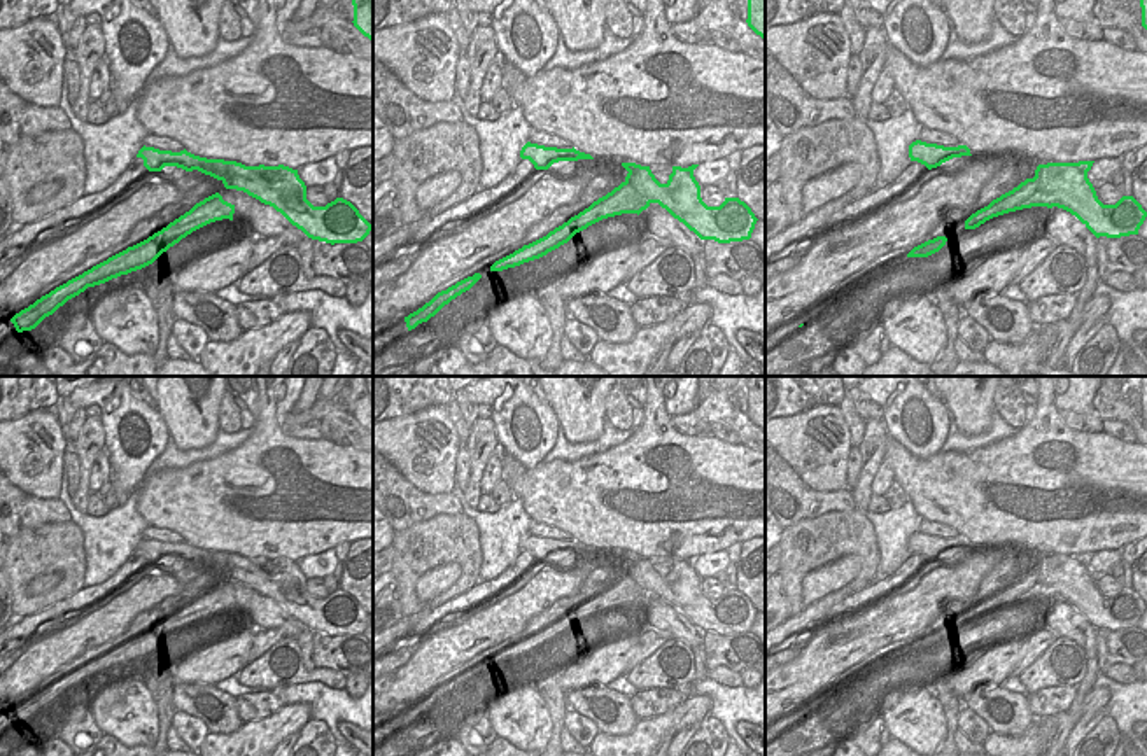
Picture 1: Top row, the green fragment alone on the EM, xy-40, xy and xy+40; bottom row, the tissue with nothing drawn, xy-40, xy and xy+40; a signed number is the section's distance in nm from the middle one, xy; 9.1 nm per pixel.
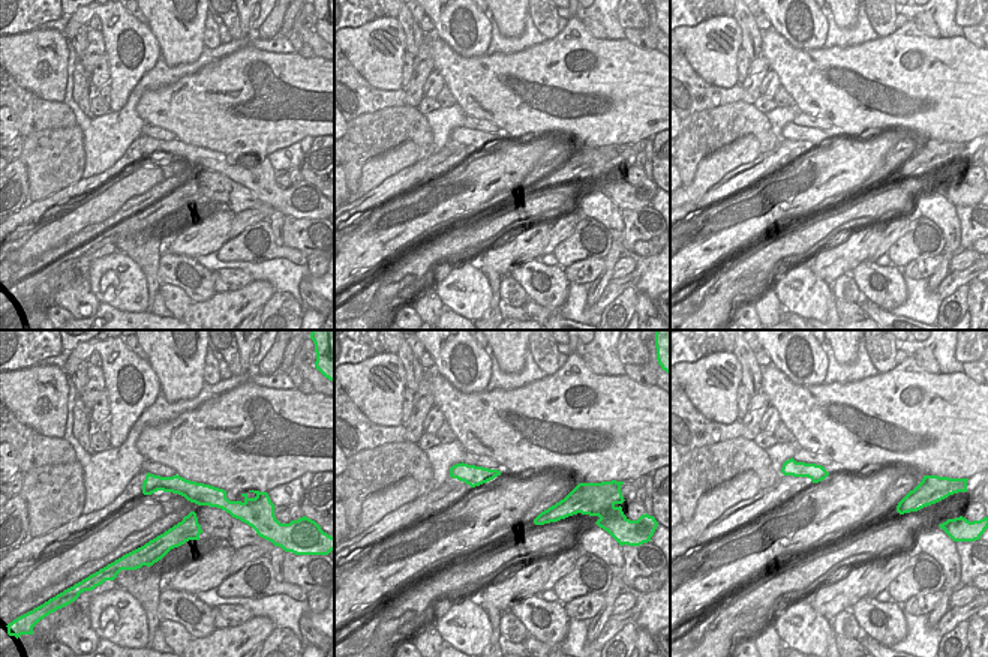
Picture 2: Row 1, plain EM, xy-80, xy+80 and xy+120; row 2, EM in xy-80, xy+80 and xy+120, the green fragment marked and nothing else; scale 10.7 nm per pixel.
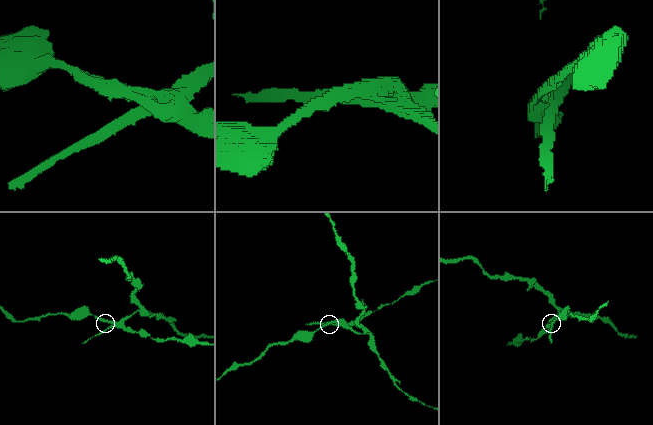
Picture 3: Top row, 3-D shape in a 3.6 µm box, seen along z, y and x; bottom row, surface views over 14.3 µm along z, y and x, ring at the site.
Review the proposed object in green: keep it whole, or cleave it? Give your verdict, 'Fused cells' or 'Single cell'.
Fused cells

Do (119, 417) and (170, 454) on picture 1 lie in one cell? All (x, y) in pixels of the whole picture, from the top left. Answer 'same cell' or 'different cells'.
different cells

